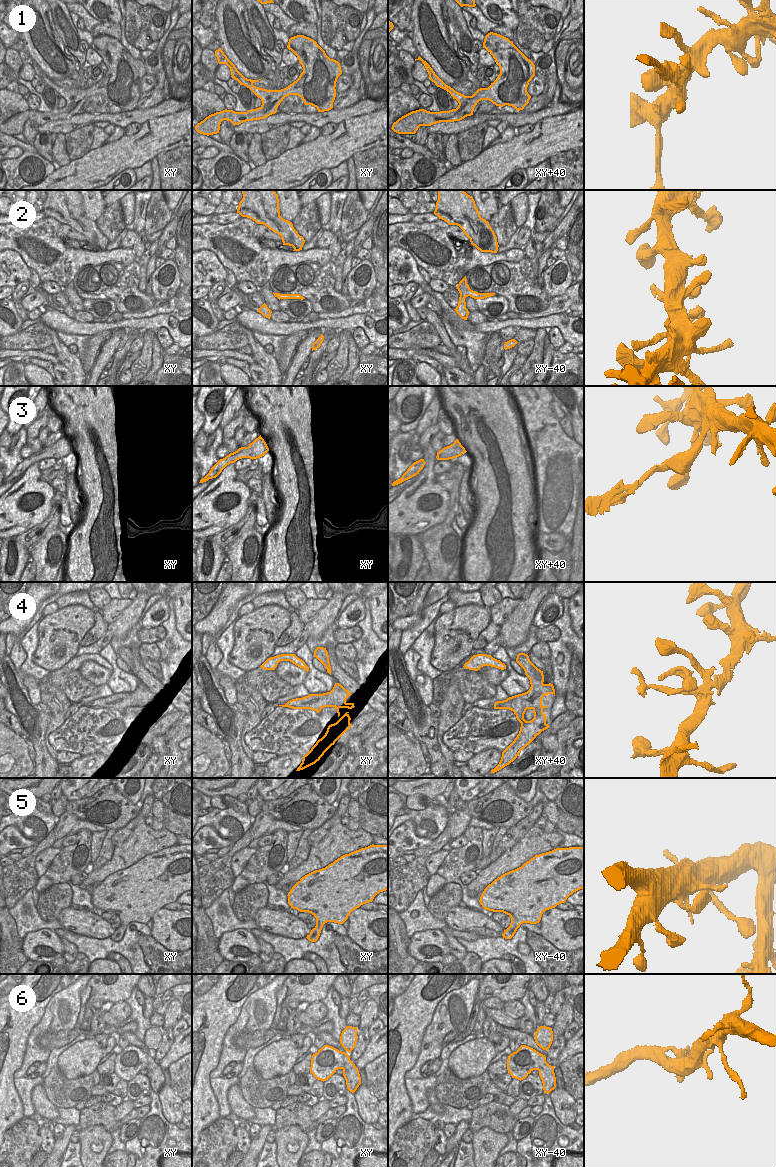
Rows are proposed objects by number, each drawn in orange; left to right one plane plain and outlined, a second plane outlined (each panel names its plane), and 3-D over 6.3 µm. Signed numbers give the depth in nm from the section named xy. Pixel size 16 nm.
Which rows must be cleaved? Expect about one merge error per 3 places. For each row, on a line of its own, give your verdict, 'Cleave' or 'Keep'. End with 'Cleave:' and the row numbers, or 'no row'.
1: Cleave
2: Keep
3: Cleave
4: Cleave
5: Keep
6: Keep
Cleave: 1, 3, 4.

